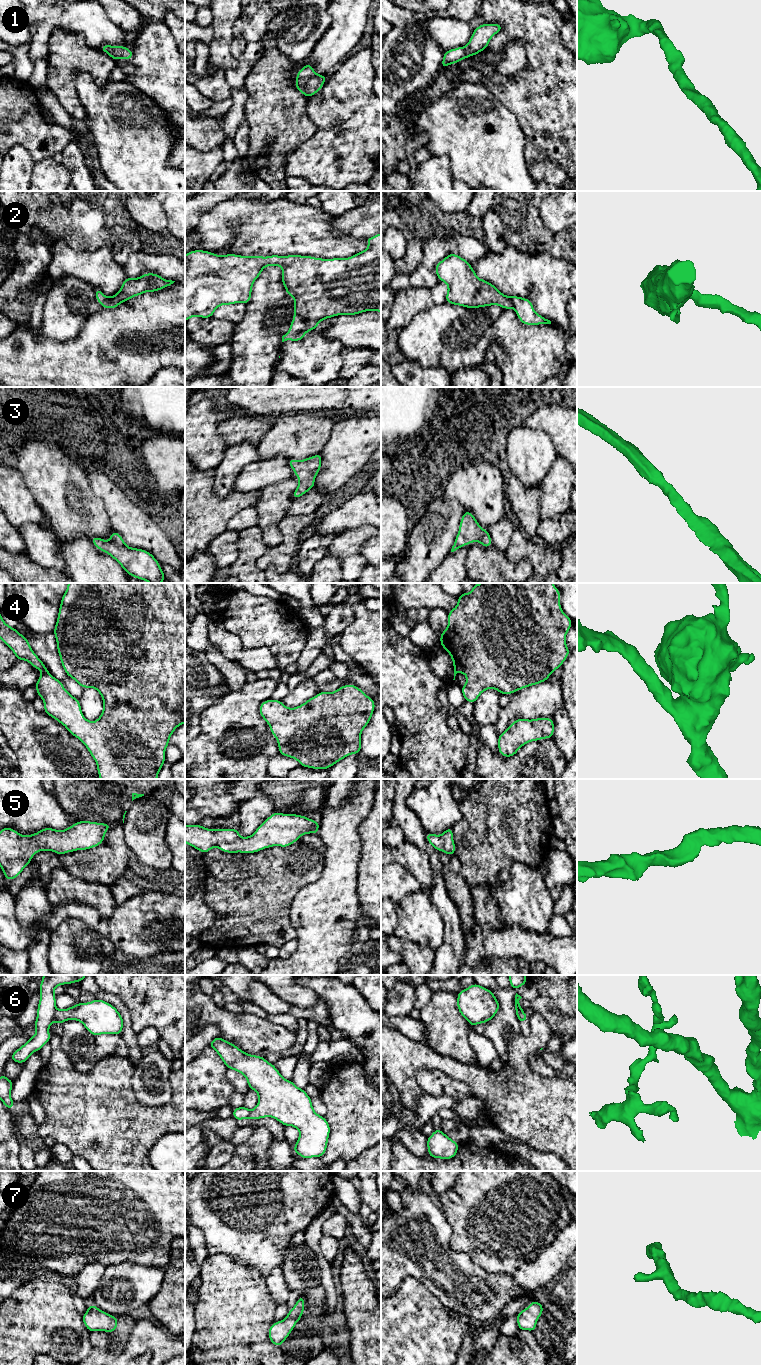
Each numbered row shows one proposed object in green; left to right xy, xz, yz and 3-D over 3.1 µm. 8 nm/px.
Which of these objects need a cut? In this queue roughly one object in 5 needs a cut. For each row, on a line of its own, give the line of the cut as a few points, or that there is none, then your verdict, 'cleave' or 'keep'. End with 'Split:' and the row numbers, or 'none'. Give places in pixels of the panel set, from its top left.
1: no cut; keep
2: no cut; keep
3: no cut; keep
4: no cut; keep
5: no cut; keep
6: cut in xy along (57, 1010), (52, 1020); cleave
7: no cut; keep
Split: 6

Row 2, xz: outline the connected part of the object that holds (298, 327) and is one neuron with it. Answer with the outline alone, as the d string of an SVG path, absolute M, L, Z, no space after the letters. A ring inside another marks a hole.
M381 233L366 239L368 248L349 258L322 259L302 255L224 256L204 250L185 255L185 322L193 316L210 318L221 305L249 303L252 286L262 270L270 265L282 268L282 284L294 298L294 317L282 342L300 341L318 323L338 315L365 311L381 312Z

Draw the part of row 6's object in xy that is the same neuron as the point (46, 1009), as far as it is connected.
M43 975L40 984L40 1000L37 1008L37 1018L34 1023L36 1033L24 1045L18 1048L9 1059L16 1063L25 1063L30 1055L50 1042L49 1028L54 1019L56 995L54 989L58 985L81 982L87 975Z

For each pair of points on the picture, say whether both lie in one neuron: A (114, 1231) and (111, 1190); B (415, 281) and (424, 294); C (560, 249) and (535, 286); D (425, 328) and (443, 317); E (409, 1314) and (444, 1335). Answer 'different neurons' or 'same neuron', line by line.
A: same neuron
B: different neurons
C: different neurons
D: same neuron
E: same neuron

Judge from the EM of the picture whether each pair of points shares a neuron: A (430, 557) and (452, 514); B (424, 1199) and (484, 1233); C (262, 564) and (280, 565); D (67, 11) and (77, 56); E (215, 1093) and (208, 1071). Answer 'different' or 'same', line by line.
A: same
B: different
C: same
D: different
E: same

